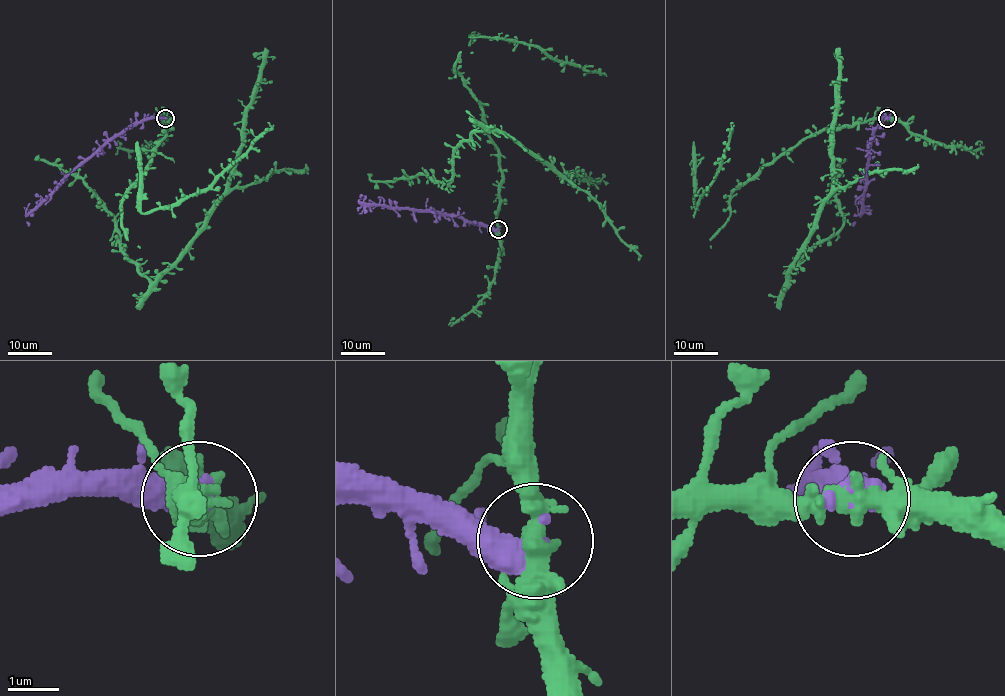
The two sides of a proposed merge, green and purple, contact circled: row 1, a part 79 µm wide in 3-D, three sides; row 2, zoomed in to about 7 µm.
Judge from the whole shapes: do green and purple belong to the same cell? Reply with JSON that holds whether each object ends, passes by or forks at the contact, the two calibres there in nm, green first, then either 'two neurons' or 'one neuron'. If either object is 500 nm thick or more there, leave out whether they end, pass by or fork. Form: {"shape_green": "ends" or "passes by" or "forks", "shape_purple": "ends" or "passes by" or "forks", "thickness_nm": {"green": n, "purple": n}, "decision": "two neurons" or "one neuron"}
{"thickness_nm": {"green": 360, "purple": 500}, "decision": "two neurons"}

